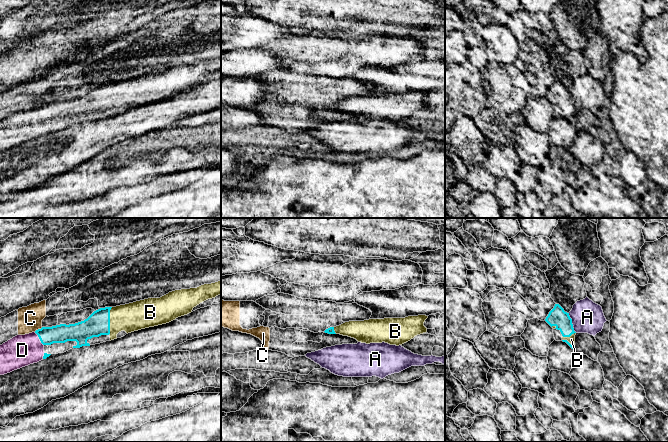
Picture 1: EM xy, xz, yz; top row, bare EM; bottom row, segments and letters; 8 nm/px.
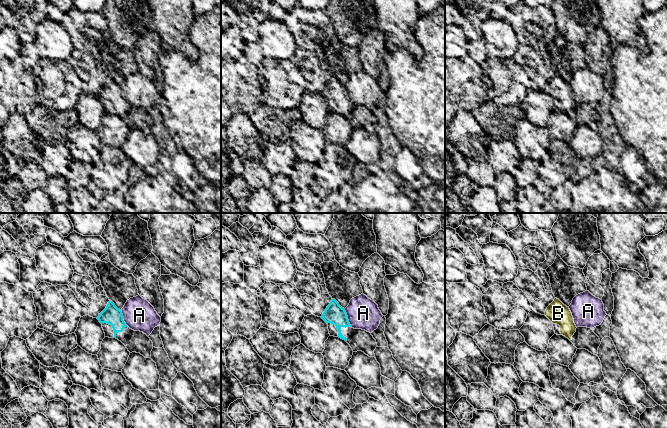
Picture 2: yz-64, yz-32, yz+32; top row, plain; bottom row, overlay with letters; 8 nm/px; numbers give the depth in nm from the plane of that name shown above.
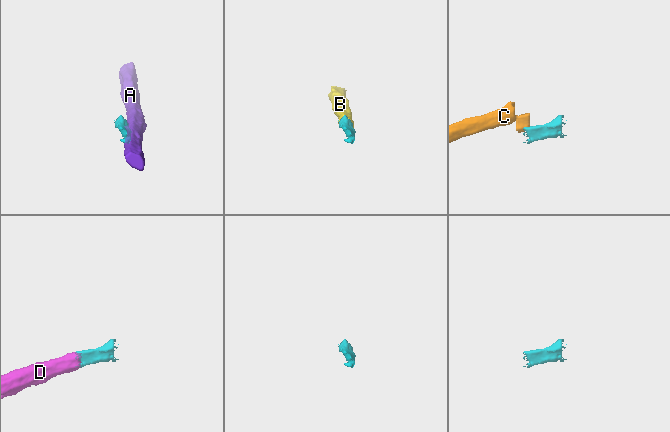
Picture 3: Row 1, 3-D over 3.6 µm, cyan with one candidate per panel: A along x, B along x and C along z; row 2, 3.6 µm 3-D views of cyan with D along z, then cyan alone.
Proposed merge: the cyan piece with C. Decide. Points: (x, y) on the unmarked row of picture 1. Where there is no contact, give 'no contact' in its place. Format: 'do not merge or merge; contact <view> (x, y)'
do not merge; contact xy (38, 105)

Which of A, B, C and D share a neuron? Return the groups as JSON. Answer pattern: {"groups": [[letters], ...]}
{"groups": [["A"], ["B", "D"], ["C"]]}

